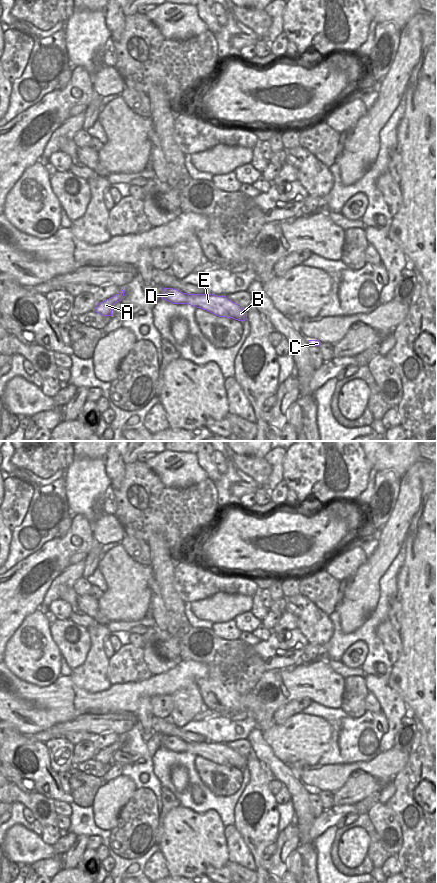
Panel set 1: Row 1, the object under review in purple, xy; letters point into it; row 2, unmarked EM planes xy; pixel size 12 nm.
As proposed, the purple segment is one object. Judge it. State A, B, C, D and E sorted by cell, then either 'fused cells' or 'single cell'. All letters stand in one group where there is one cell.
A / B C D E | fused cells

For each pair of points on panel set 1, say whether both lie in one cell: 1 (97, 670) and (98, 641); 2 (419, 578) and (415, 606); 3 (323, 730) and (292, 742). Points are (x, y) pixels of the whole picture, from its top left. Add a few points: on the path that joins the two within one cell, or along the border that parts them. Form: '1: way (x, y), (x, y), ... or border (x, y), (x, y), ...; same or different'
1: way (97, 663), (97, 648); same
2: way (419, 585), (419, 599); same
3: way (315, 732), (309, 737), (300, 738); same

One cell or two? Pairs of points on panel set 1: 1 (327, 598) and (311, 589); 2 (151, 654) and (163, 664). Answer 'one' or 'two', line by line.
1: one
2: one

